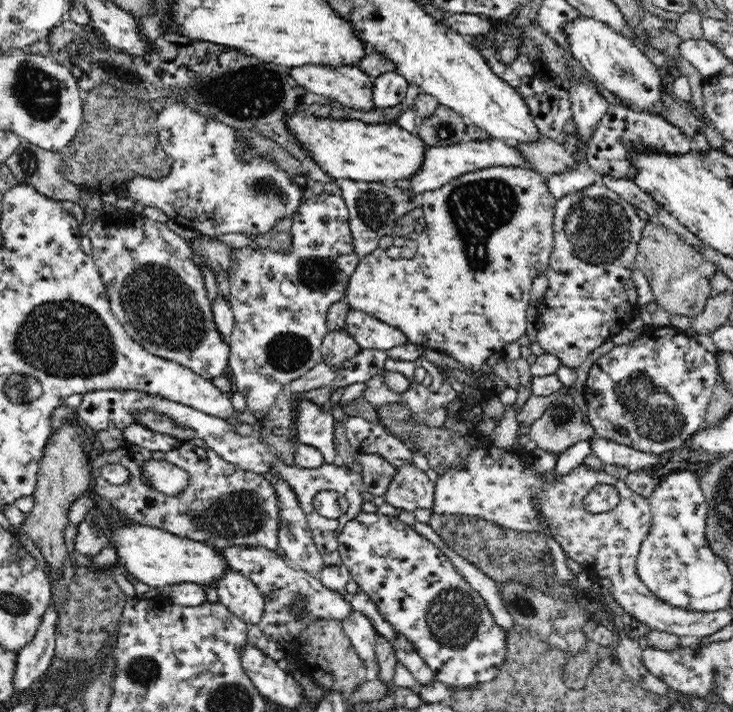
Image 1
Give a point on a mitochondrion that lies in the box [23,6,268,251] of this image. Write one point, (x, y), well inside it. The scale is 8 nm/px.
(135, 80)

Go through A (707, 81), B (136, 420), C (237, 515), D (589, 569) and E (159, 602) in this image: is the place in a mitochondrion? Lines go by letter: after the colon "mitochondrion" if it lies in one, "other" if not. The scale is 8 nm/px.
A: other
B: other
C: mitochondrion
D: other
E: other

